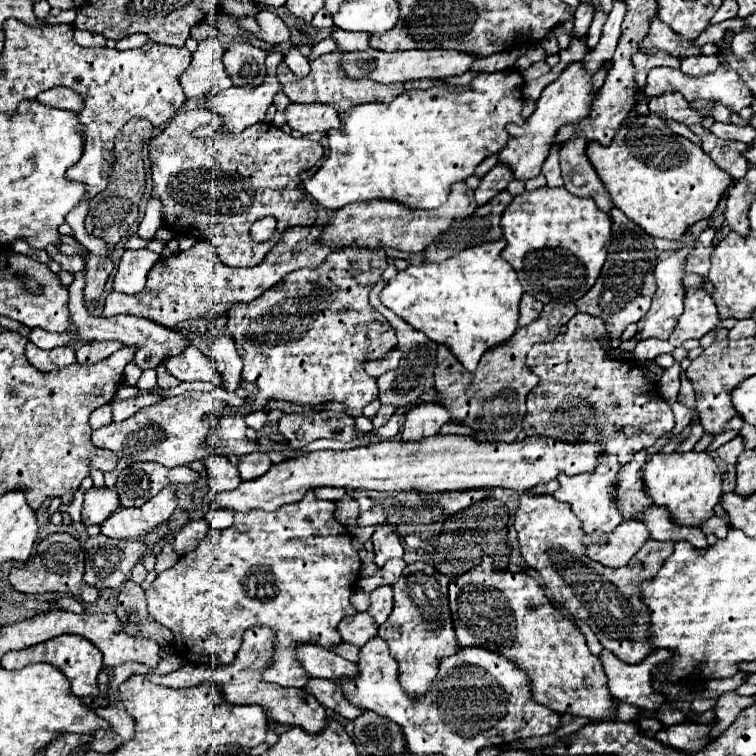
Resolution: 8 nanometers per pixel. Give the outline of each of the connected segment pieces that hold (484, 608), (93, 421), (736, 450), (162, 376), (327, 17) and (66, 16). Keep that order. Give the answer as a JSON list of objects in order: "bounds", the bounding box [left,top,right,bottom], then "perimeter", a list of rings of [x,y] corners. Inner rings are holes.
[{"bounds":[449,568,617,722],"perimeter":[[[473,568],[457,576],[449,584],[449,604],[451,604],[451,618],[457,636],[457,646],[459,648],[481,646],[499,652],[509,662],[517,664],[529,676],[531,694],[535,702],[545,704],[557,714],[591,718],[595,722],[607,718],[615,720],[617,700],[611,696],[607,688],[607,676],[601,668],[599,658],[589,652],[585,636],[579,632],[579,628],[569,618],[565,618],[555,606],[551,606],[551,600],[545,596],[545,590],[537,584],[535,578],[531,578],[525,572],[519,574],[483,572],[481,568]]]},{"bounds":[89,404,113,430],"perimeter":[[[109,404],[97,408],[97,410],[89,416],[89,426],[91,426],[93,430],[97,430],[97,428],[101,428],[101,426],[107,426],[107,424],[111,424],[111,422],[113,422],[113,416],[111,416],[111,406],[109,406]]]},{"bounds":[717,436,743,464],"perimeter":[[[735,436],[731,442],[717,448],[717,456],[727,464],[735,464],[735,460],[741,452],[743,452],[743,438],[741,436]]]},{"bounds":[155,363,181,390],"perimeter":[[[160,363],[159,365],[157,365],[155,370],[157,373],[157,383],[163,390],[176,387],[177,385],[181,383],[175,377],[167,373],[163,364]]]},{"bounds":[311,8,333,28],"perimeter":[[[321,8],[317,14],[315,14],[315,18],[313,18],[313,22],[311,22],[313,26],[317,26],[317,28],[333,28],[333,22],[331,22],[331,14],[325,10],[325,8]]]},{"bounds":[41,9,78,24],"perimeter":[[[73,9],[70,11],[62,11],[58,16],[49,15],[48,17],[41,19],[43,22],[48,24],[70,24],[75,21],[77,17],[78,9]]]}]

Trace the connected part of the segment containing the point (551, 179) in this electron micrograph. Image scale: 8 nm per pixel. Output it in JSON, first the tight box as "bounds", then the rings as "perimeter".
{"bounds":[543,146,563,186],"perimeter":[[[553,146],[549,156],[547,156],[547,160],[545,160],[545,164],[543,164],[543,176],[547,178],[547,186],[563,186],[557,154],[559,154],[559,148]]]}

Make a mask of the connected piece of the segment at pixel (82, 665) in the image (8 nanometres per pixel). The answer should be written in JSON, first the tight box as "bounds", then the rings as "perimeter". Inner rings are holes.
{"bounds":[1,634,103,698],"perimeter":[[[63,634],[57,638],[51,638],[43,644],[37,644],[33,648],[25,648],[21,652],[7,652],[1,660],[1,668],[5,670],[19,670],[25,668],[29,664],[35,662],[47,662],[53,664],[55,668],[59,668],[71,682],[71,690],[75,696],[83,698],[83,696],[97,696],[97,676],[103,668],[103,654],[97,650],[97,646],[93,646],[89,640],[77,636],[77,634]]]}

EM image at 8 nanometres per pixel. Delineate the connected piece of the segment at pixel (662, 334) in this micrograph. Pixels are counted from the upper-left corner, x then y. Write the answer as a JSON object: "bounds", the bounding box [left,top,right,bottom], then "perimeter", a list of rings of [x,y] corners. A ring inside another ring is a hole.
{"bounds":[635,246,691,340],"perimeter":[[[685,246],[677,252],[661,252],[659,262],[655,266],[655,282],[657,282],[657,292],[653,296],[653,304],[649,308],[649,312],[641,318],[641,322],[637,322],[637,334],[635,340],[645,340],[645,338],[659,338],[659,340],[667,340],[673,332],[673,328],[677,326],[677,318],[681,316],[683,310],[683,296],[685,296],[685,288],[681,284],[681,278],[685,274],[683,266],[685,266],[685,258],[691,252],[691,246]]]}

